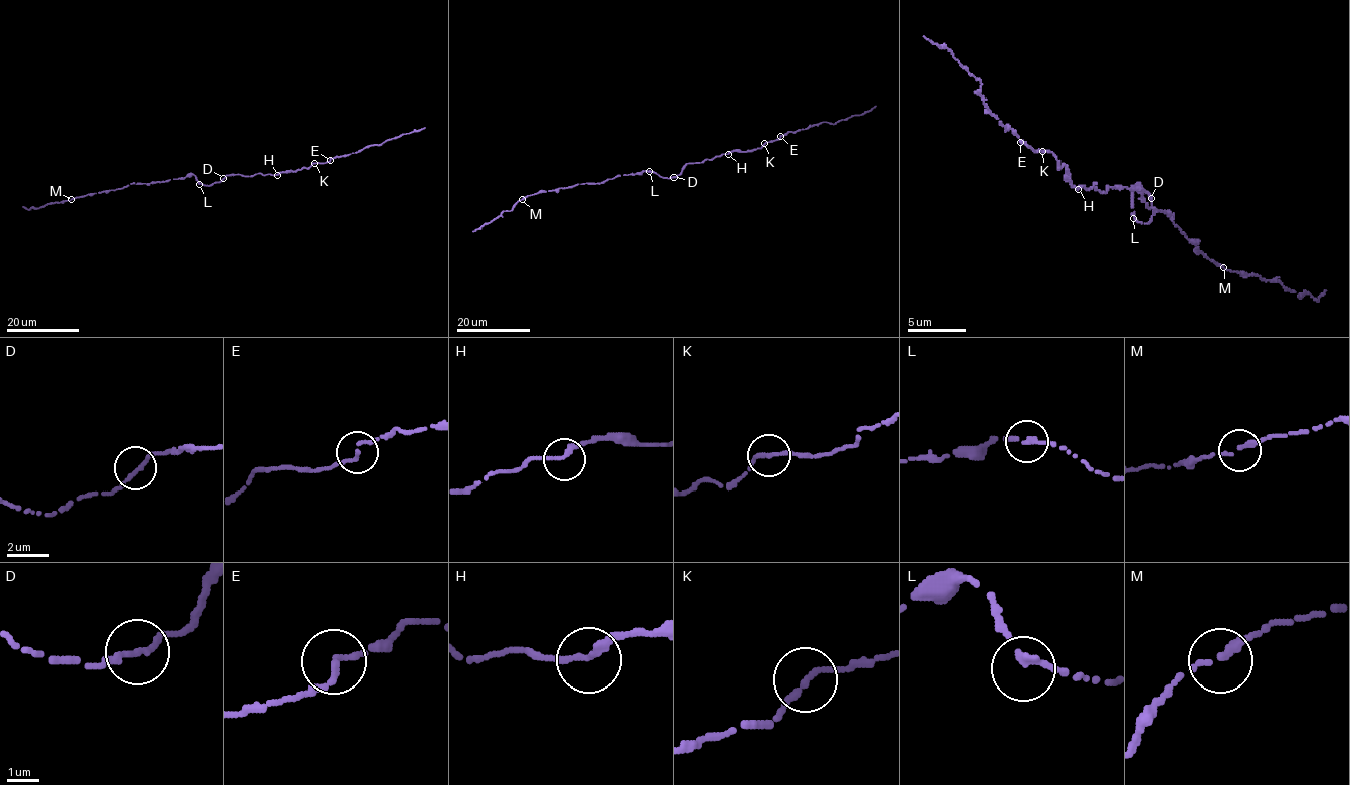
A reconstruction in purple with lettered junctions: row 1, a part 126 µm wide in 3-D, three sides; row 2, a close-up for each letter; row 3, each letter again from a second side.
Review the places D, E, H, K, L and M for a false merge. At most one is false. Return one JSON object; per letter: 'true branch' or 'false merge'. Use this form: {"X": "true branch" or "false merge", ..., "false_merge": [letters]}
{"D": "true branch", "E": "true branch", "H": "true branch", "K": "true branch", "L": "true branch", "M": "true branch", "false_merge": []}

